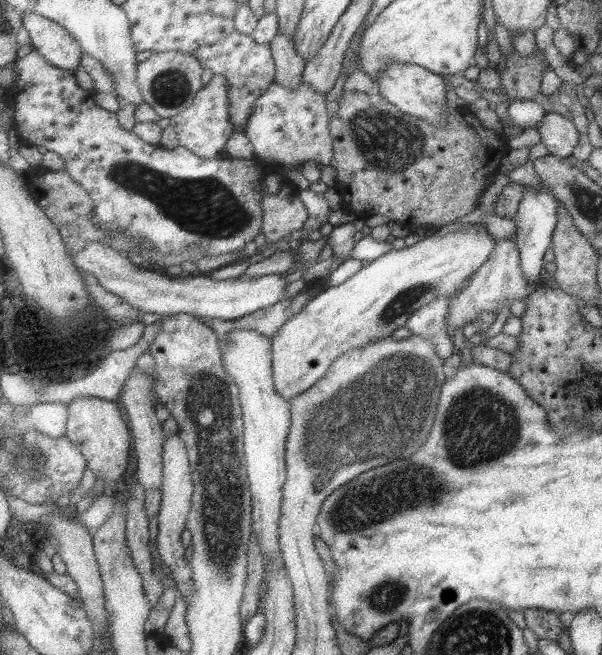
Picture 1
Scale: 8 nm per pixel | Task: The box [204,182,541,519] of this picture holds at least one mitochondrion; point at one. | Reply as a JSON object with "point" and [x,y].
{"point":[388,404]}

